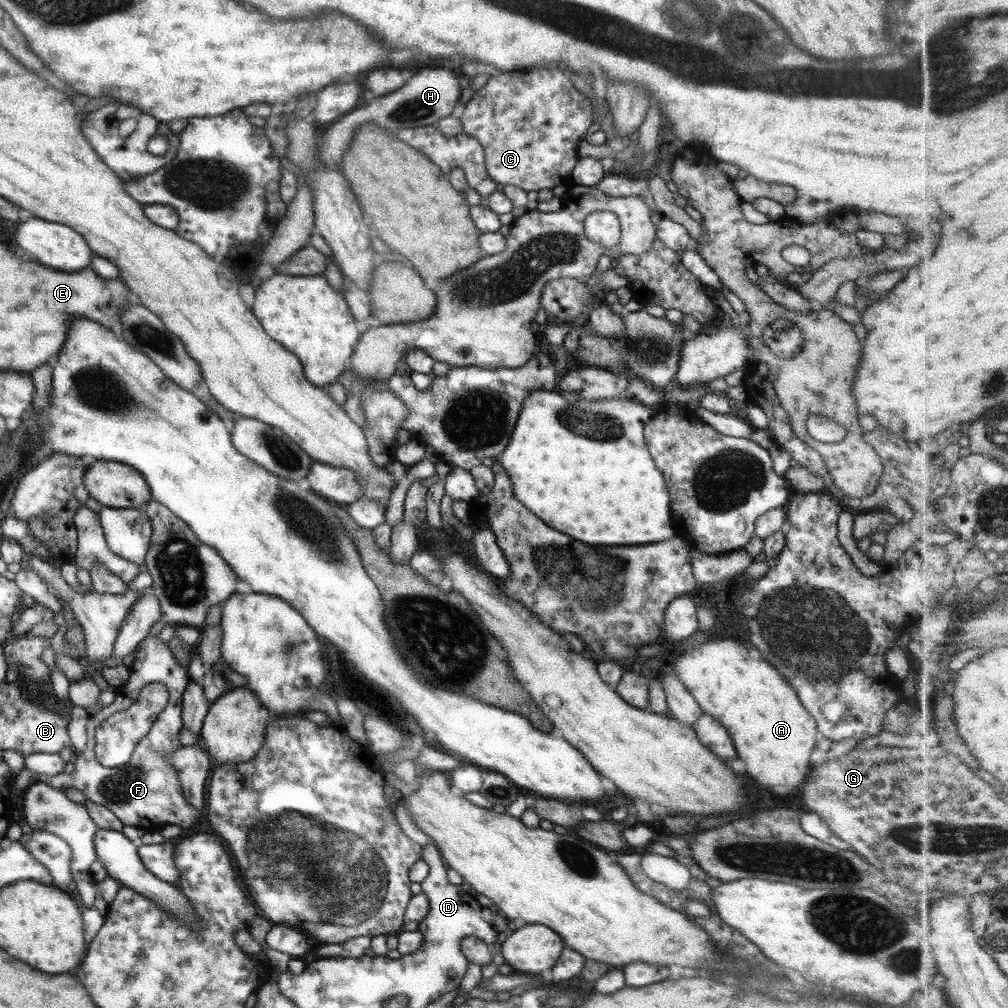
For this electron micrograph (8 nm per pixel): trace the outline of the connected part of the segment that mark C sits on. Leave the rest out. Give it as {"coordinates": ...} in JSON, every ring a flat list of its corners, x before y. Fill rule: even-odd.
{"coordinates":[[543,66,531,71,524,69,493,74,463,105,458,120,462,124,462,132,477,140,483,148,484,167,489,178,499,187,511,184,527,193,568,183,571,169,579,157,577,144,592,124,593,117,588,99,577,92,569,78,559,68]]}

